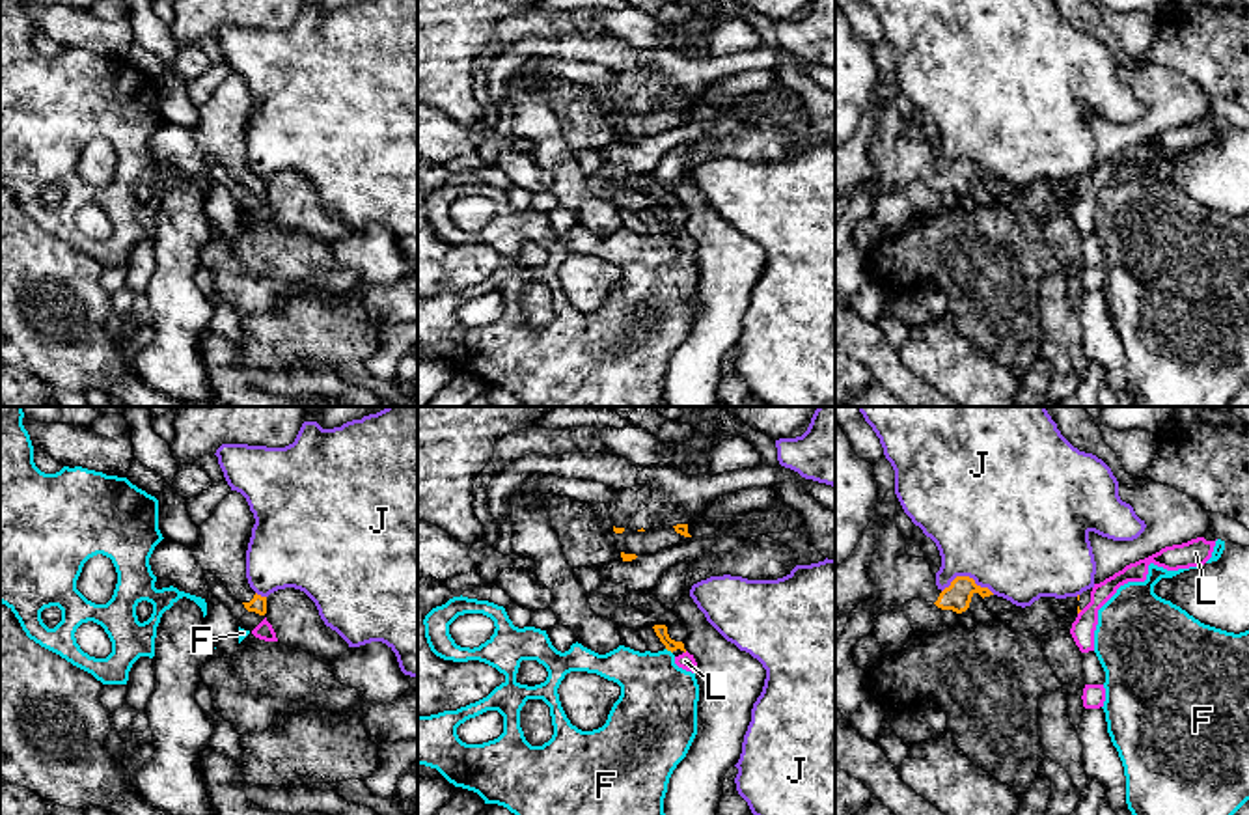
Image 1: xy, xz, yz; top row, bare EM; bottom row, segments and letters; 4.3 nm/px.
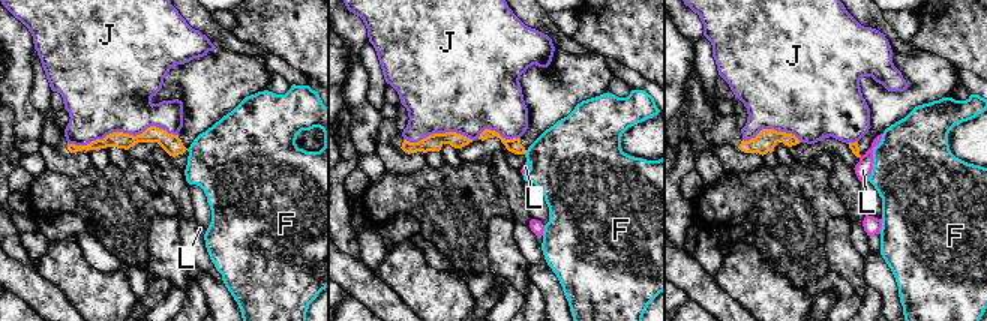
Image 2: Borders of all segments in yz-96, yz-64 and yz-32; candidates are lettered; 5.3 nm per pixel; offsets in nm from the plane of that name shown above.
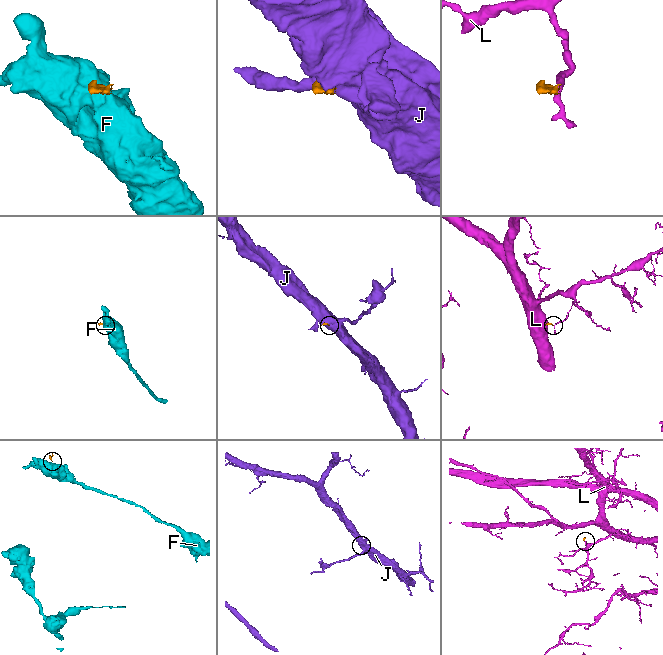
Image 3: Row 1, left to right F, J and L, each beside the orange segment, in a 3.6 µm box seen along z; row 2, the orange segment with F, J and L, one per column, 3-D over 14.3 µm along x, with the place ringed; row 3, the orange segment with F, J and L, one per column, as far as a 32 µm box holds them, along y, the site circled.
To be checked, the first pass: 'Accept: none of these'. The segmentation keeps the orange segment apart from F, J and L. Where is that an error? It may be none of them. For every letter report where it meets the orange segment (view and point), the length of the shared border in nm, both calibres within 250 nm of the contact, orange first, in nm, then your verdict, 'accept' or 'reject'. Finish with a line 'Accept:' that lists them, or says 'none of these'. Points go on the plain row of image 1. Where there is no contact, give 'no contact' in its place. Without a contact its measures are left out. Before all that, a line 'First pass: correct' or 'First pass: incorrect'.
First pass: correct
F: meets orange in xz at (670, 232); contact 40 nm long; 50 nm thick on the orange side, 340 nm on the other; reject
J: meets orange in yz at (968, 159); contact 240 nm long; 120 nm thick on the orange side, 500 nm on the other; reject
L: no contact; reject
Accept: none of these

